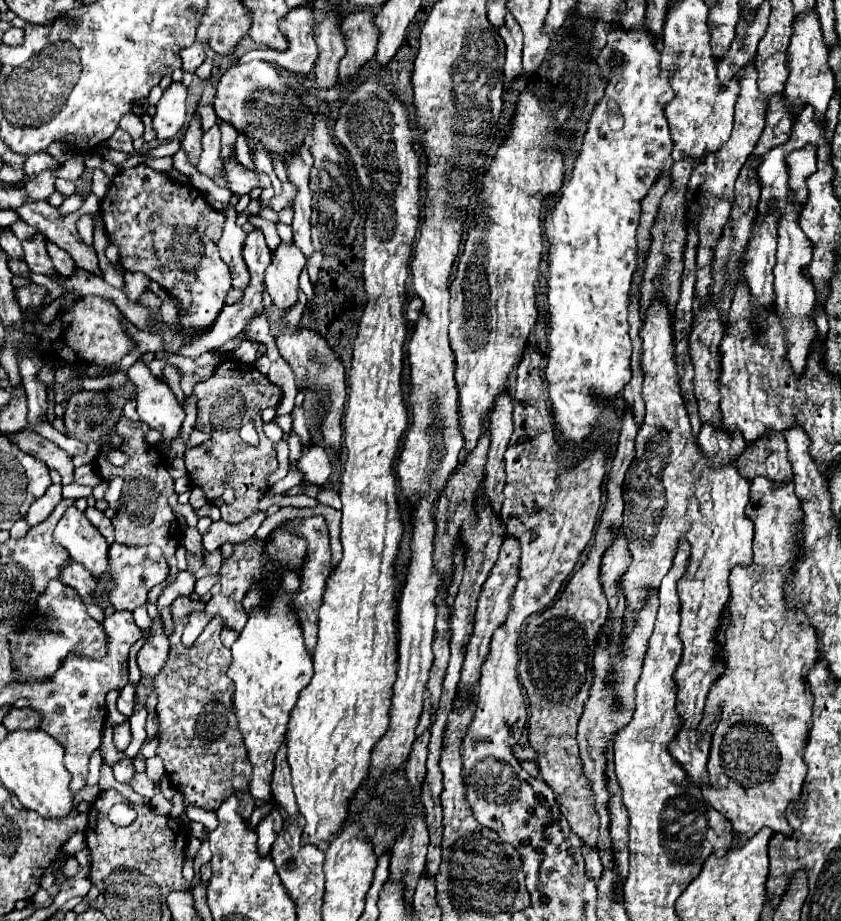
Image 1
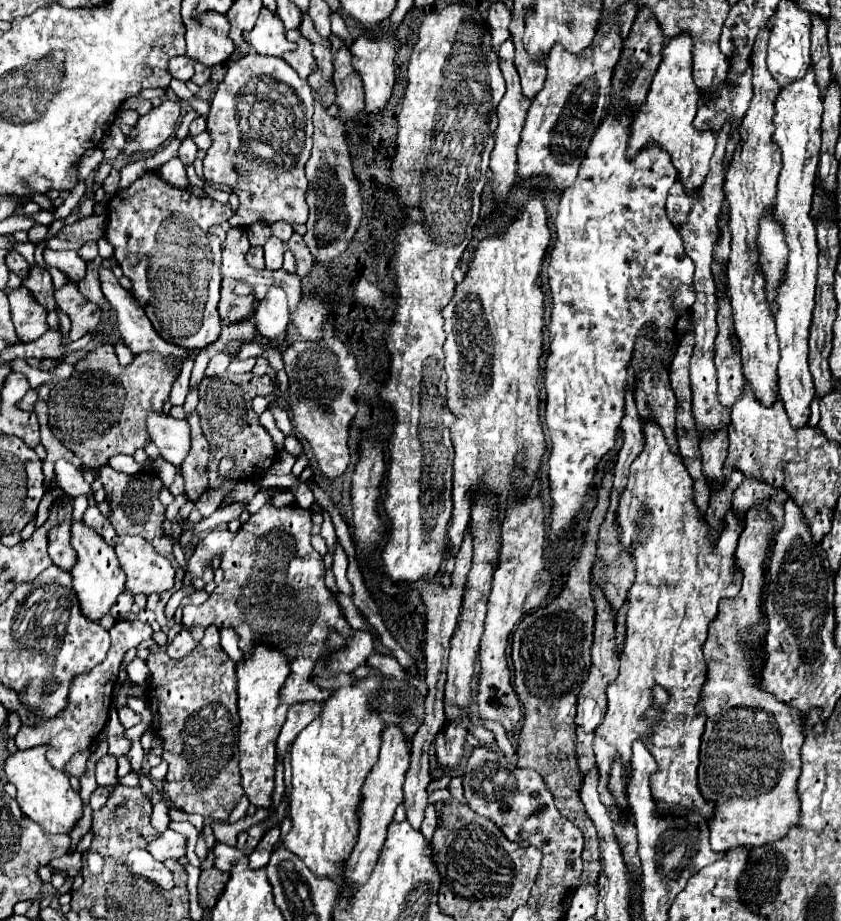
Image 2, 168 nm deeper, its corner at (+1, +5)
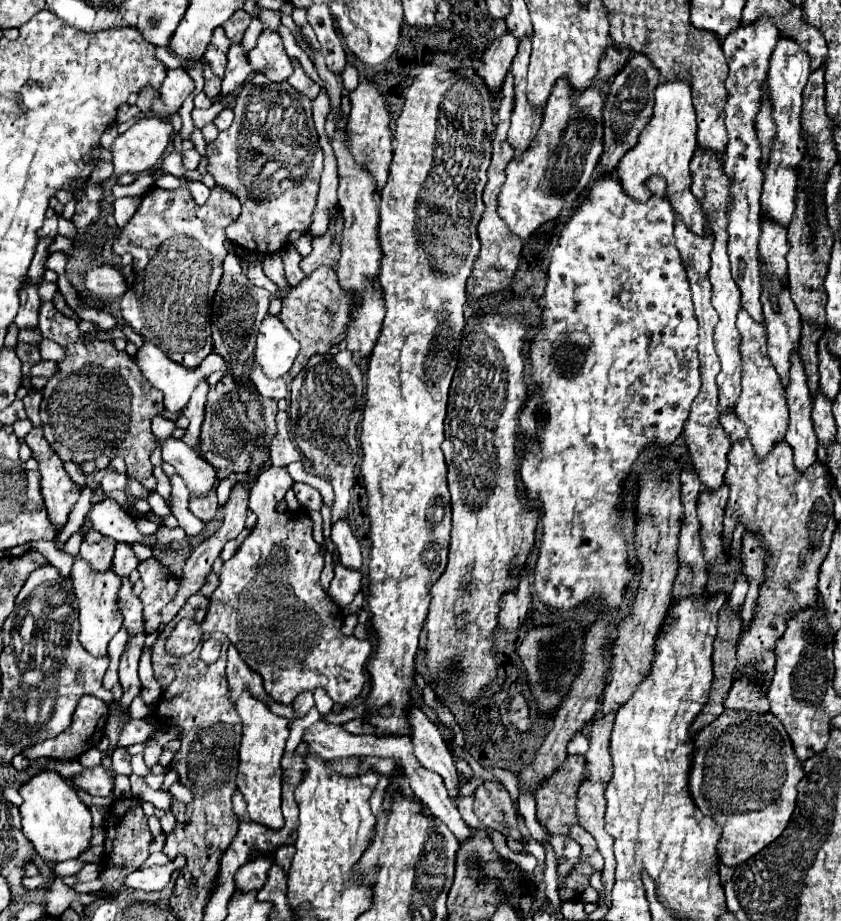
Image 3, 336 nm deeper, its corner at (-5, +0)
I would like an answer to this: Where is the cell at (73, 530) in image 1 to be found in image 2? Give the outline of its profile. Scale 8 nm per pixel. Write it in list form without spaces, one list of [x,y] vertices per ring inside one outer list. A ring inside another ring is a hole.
[[[74,521],[72,523],[72,547],[78,555],[78,561],[74,565],[72,573],[72,587],[76,591],[78,603],[82,613],[88,619],[102,619],[104,615],[110,613],[110,607],[116,603],[116,597],[124,591],[124,575],[122,569],[118,567],[118,559],[114,555],[114,549],[108,547],[106,543],[102,543],[102,539],[98,539],[98,535],[94,535],[94,531],[90,531],[88,527],[84,527],[84,523]]]

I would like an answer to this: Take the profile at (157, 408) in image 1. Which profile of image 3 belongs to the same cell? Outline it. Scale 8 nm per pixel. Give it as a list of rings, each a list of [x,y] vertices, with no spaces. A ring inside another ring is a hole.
[[[170,436],[162,440],[162,458],[176,468],[178,476],[196,496],[208,494],[216,482],[216,470],[206,460],[202,460],[182,438]]]

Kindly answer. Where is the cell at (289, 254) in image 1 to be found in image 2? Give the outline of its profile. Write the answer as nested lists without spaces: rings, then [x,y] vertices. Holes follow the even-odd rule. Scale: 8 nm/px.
[[[270,287],[266,297],[258,303],[256,313],[256,331],[262,335],[264,341],[272,343],[274,347],[282,347],[288,341],[288,303],[286,293],[282,287]]]

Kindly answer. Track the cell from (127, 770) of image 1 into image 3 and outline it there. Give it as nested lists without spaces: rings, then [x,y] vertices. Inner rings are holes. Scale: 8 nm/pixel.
[[[94,766],[82,770],[74,782],[90,796],[110,796],[114,792],[114,774],[110,774],[104,766]]]

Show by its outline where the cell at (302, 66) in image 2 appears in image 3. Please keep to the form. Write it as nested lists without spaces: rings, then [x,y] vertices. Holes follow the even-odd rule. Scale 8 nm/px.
[[[294,58],[294,74],[288,78],[288,82],[292,84],[292,88],[294,90],[298,90],[298,92],[304,92],[308,98],[316,98],[318,96],[318,92],[320,92],[320,86],[304,72],[304,68],[302,68],[302,64],[300,64],[300,60],[298,58]]]

